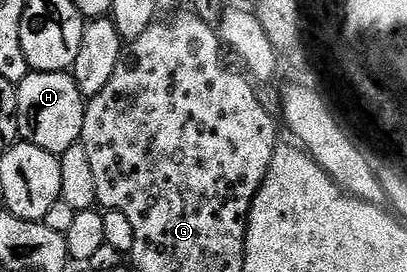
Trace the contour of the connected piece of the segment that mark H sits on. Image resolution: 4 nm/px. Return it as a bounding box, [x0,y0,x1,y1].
[16,71,86,155]

